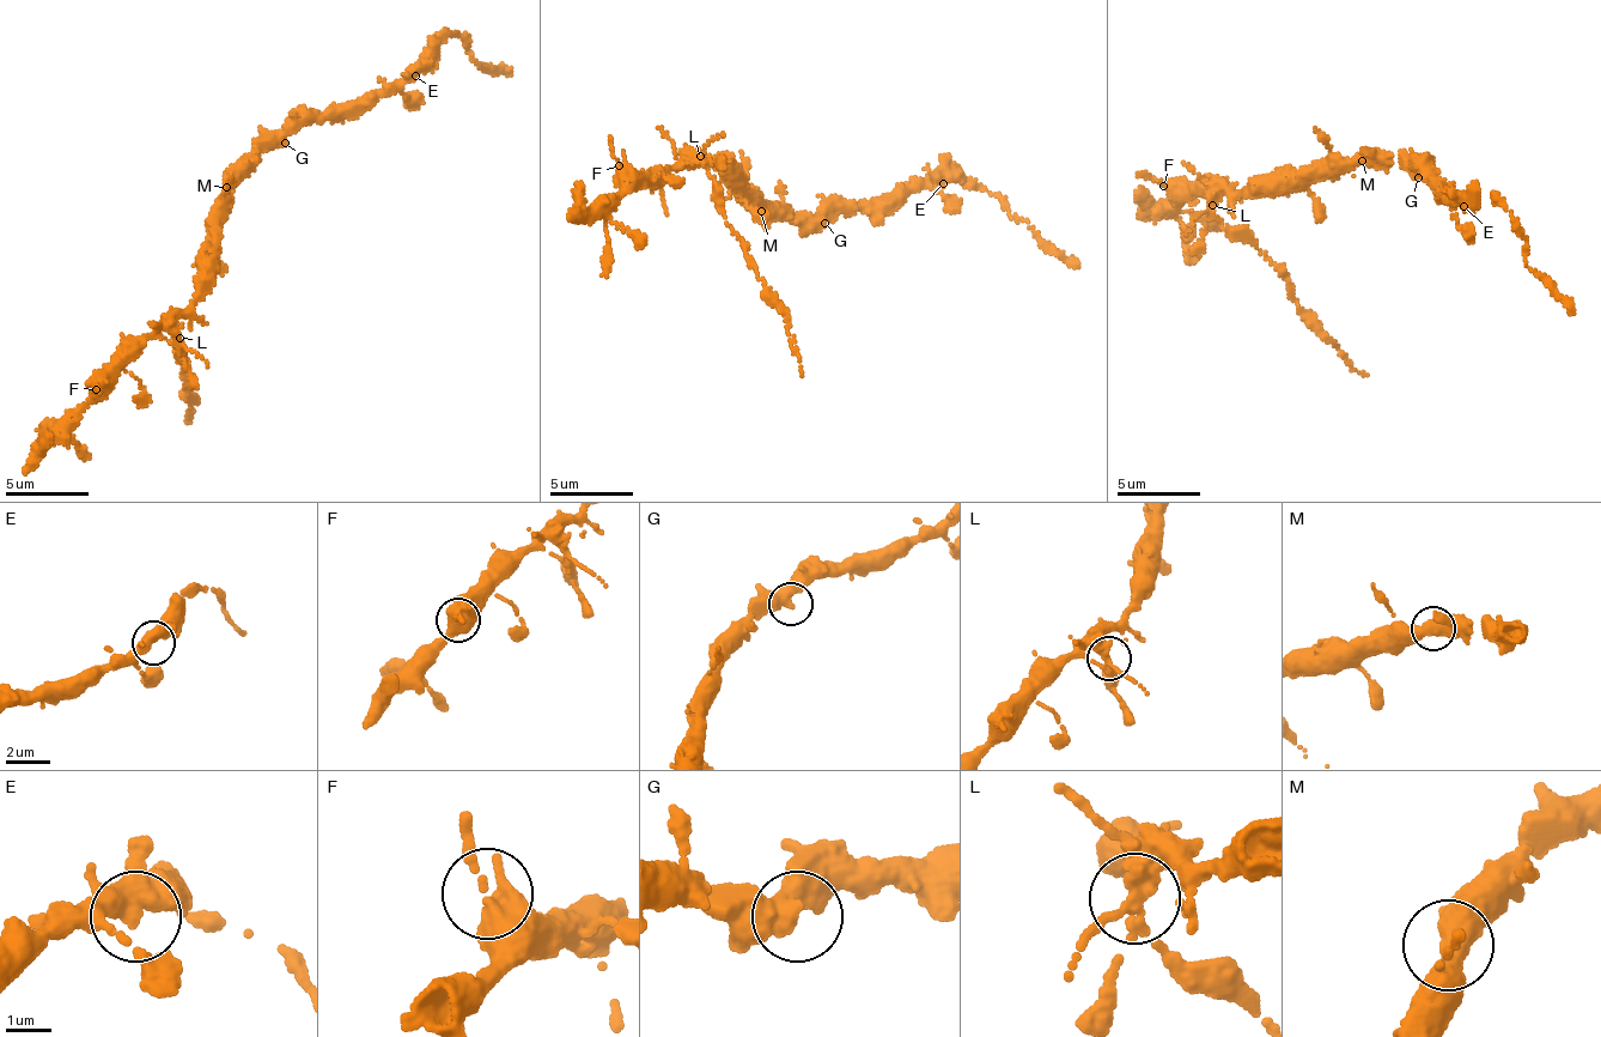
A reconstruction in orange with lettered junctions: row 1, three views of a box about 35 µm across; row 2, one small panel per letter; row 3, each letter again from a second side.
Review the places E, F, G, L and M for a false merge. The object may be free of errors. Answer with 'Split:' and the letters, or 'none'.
Split: L

